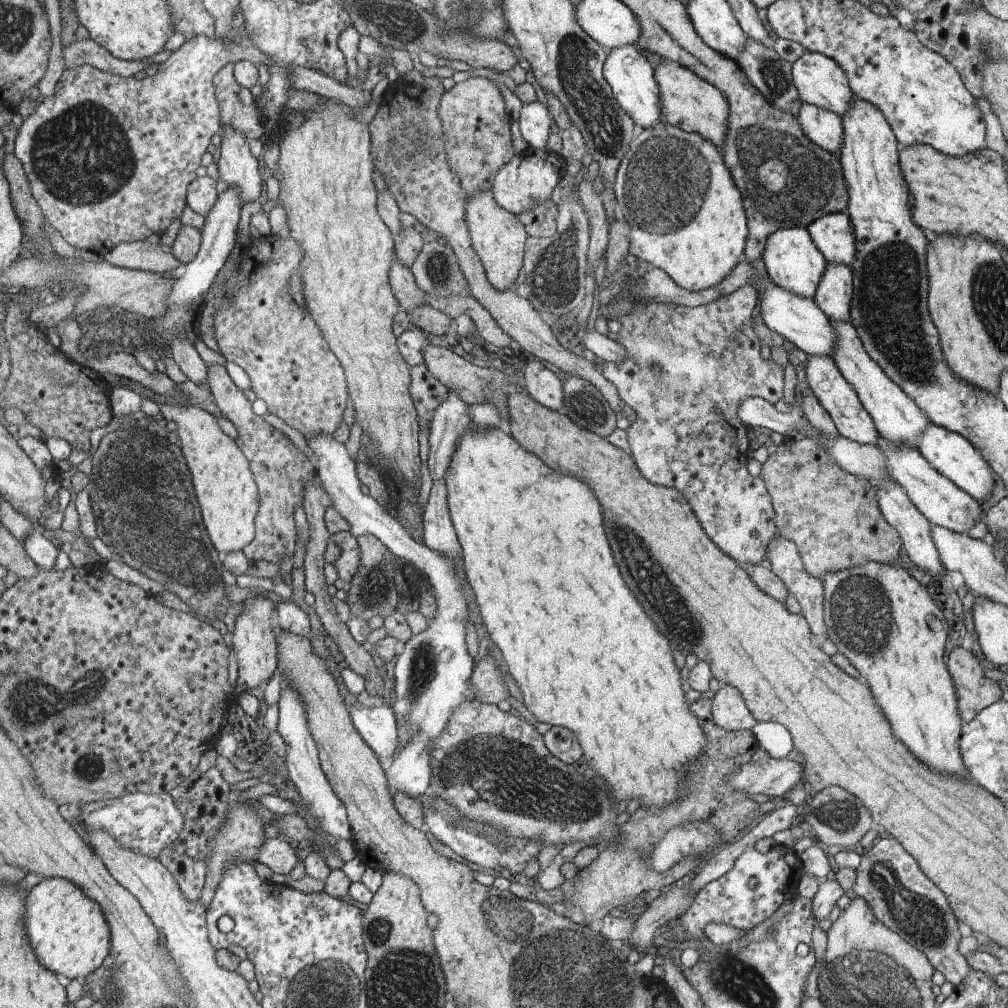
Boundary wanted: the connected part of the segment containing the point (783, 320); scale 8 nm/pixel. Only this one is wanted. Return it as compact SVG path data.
M755 263L752 284L759 294L761 318L765 326L772 332L781 335L794 343L808 356L832 357L837 342L837 331L833 322L828 319L817 306L814 299L803 298L786 289L779 288L766 276L763 266Z

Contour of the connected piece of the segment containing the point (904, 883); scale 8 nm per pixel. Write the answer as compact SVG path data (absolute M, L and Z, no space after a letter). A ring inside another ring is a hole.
M893 837L879 838L868 847L855 874L857 878L853 890L868 902L877 920L920 950L933 969L942 973L954 987L969 976L972 966L957 950L963 934L959 932L959 923L946 896L922 873L916 860Z

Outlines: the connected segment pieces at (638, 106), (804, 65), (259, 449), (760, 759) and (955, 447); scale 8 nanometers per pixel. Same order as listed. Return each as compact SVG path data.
M625 45L608 50L607 61L603 65L603 76L611 85L619 108L622 108L641 130L655 128L660 122L664 122L660 90L654 72L654 68L639 52L636 45Z
M808 50L801 58L791 63L791 66L792 81L799 90L802 101L835 113L840 118L845 116L851 108L854 93L852 93L844 70L832 58Z
M213 365L208 368L209 378L206 385L212 394L212 400L224 417L232 422L238 430L240 449L244 457L252 460L252 471L256 472L256 481L260 492L260 511L255 524L260 524L260 536L255 536L252 546L244 548L243 554L250 564L265 560L279 562L281 558L294 557L296 548L296 526L294 526L294 510L303 502L303 491L308 482L314 478L314 470L304 466L300 460L300 450L273 428L263 417L252 412L252 402L238 390L223 366Z
M761 749L731 777L731 784L735 785L736 792L748 797L758 794L766 795L768 798L784 797L792 788L803 783L802 765L786 757L771 758Z
M930 423L921 433L917 450L939 474L948 478L955 486L964 490L966 494L969 494L981 504L988 501L993 494L995 487L994 470L971 442L960 436L960 434Z

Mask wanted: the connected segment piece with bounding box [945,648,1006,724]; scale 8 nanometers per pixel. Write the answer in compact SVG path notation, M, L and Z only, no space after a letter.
M954 648L948 656L948 673L953 679L961 722L971 722L984 708L1006 696L1004 687L983 674L984 664L971 651Z

